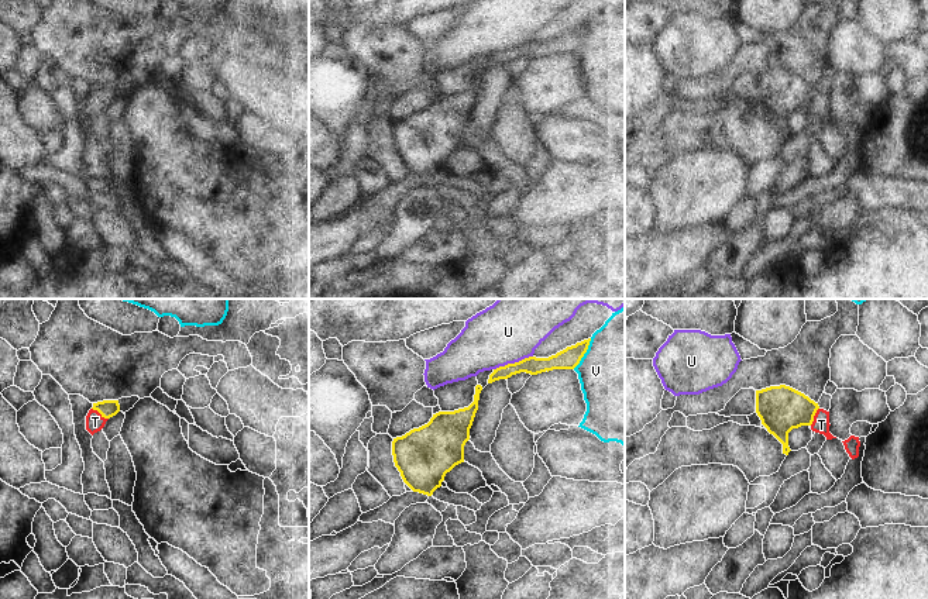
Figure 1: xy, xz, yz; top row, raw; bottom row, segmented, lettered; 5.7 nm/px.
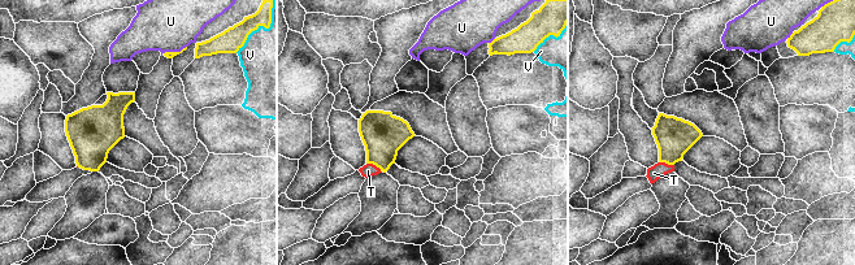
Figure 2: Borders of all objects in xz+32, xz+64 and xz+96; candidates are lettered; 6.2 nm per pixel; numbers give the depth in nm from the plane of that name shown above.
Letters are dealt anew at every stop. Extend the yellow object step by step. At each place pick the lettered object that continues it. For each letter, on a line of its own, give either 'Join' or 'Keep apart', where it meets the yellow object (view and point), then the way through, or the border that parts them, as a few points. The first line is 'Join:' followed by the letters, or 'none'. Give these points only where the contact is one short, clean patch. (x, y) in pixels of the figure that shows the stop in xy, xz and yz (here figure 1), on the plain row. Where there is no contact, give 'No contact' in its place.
Join: T
T: Join. Touches yellow at xy (100, 97). Path across: xy (107, 93), (100, 97), (95, 106)
U: Keep apart. Touches yellow at xz (512, 48). Boundary: xz (532, 40), (494, 54)
V: Keep apart. Touches yellow at xz (584, 37).

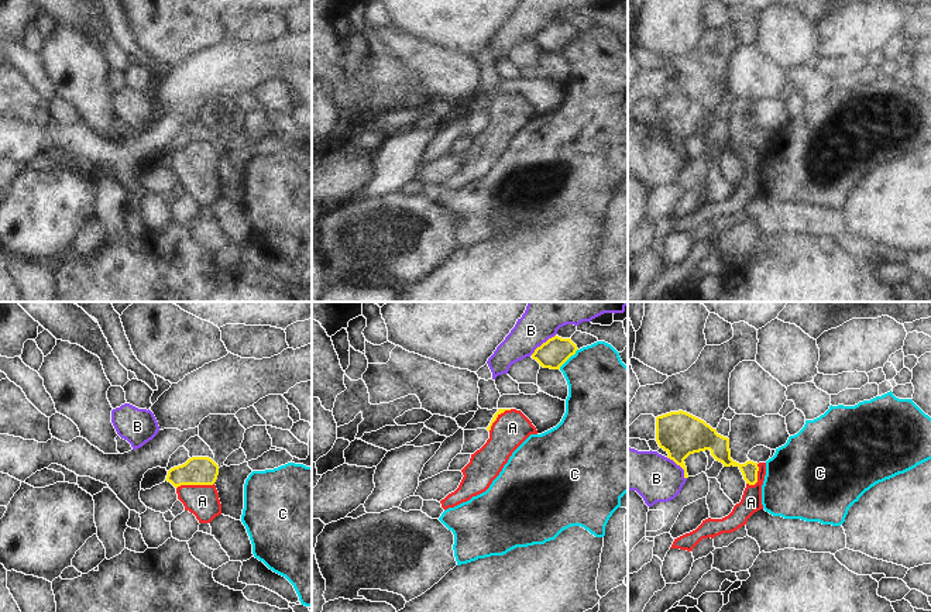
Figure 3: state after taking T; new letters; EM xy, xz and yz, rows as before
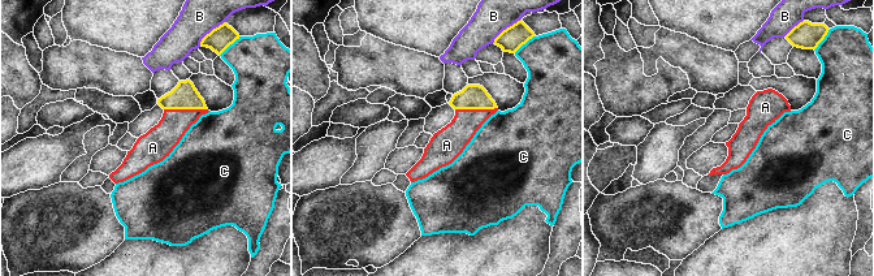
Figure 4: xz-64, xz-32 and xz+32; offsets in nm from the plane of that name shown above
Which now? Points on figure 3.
Join: A
A: Join. Touches yellow at xy (195, 168). Path across: xy (198, 154), (195, 168), (202, 185)
B: Keep apart. Touches yellow at yz (679, 148)
C: Keep apart. Touches yellow at xz (569, 41).

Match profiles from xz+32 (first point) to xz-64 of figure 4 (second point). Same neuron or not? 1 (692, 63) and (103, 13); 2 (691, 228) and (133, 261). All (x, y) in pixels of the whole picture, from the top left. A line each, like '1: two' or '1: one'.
1: two
2: two

